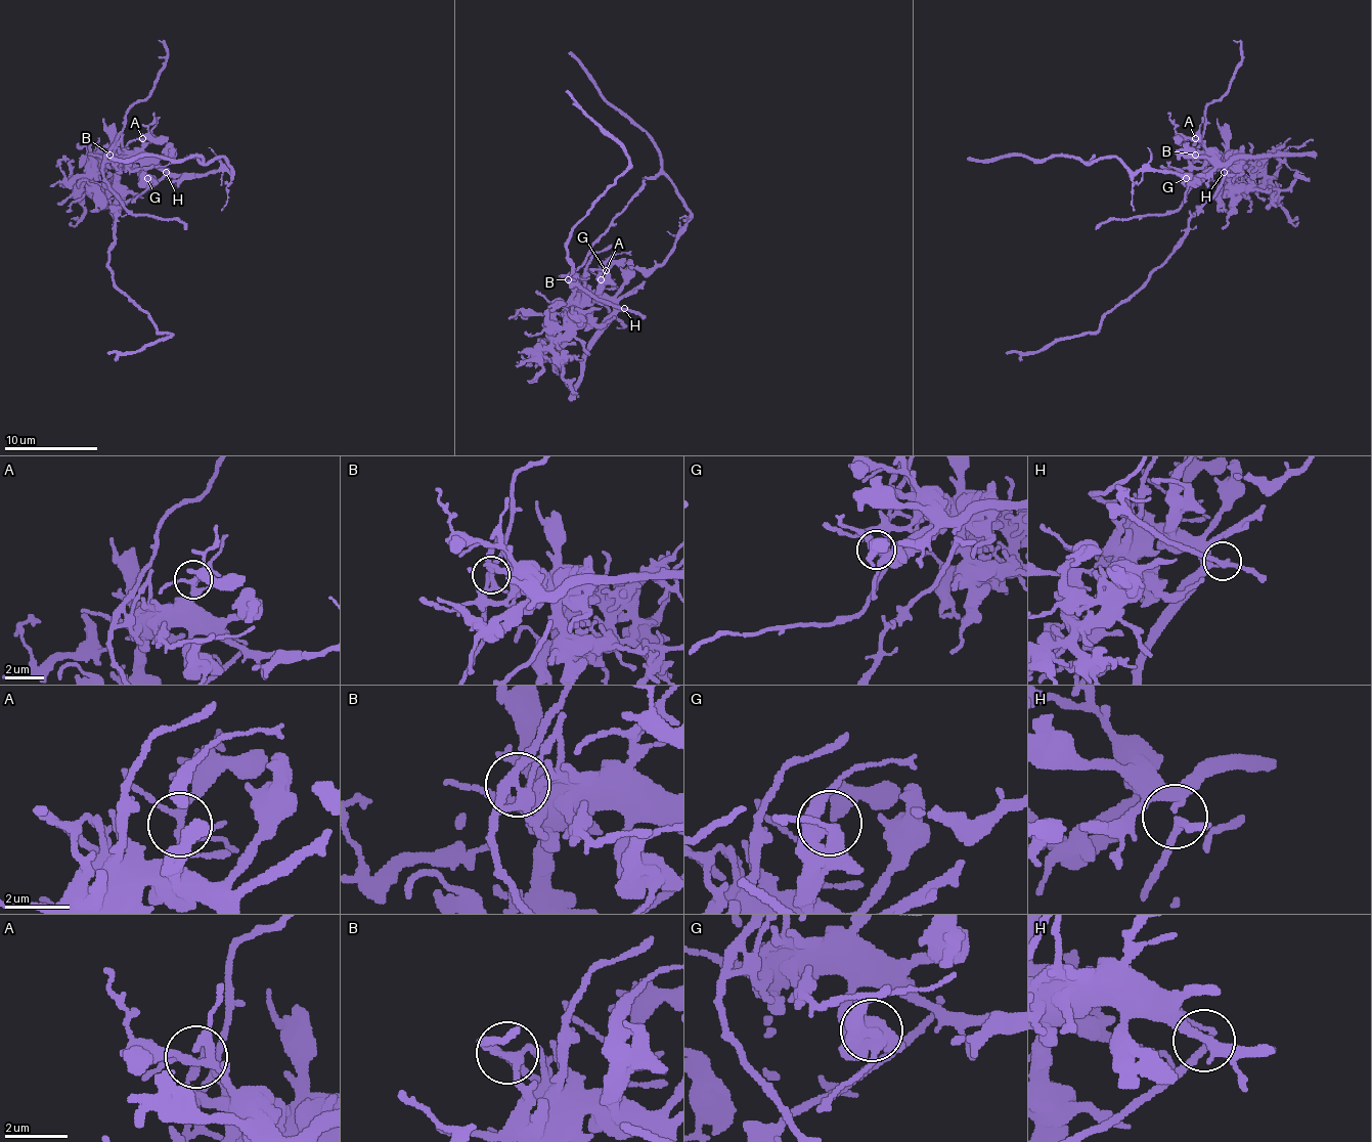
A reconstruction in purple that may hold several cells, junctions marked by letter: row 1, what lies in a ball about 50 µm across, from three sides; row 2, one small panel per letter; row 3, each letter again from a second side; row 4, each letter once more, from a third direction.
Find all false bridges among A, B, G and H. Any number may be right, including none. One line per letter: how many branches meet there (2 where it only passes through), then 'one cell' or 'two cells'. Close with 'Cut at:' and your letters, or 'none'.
A: 4 | one cell
B: 4 | two cells
G: 3 | one cell
H: 3 | two cells
Cut at: B, H

